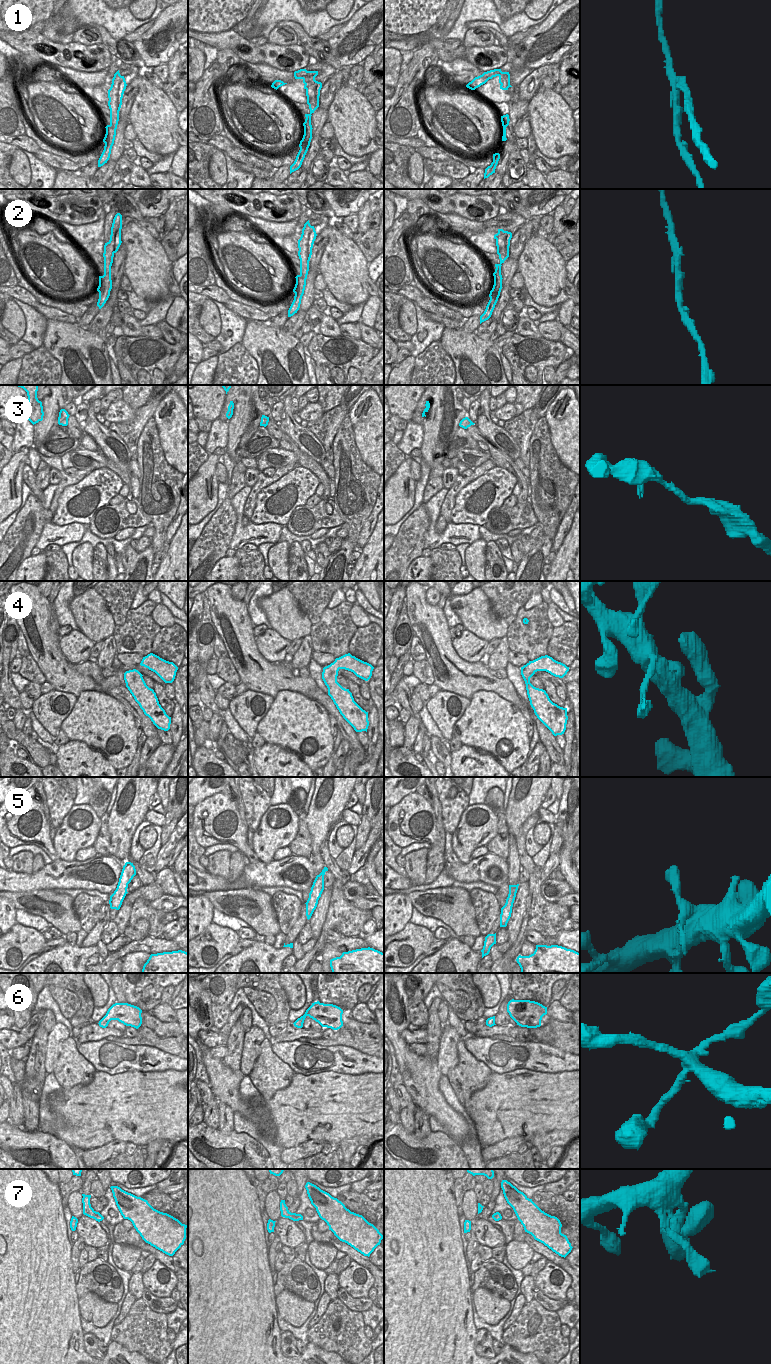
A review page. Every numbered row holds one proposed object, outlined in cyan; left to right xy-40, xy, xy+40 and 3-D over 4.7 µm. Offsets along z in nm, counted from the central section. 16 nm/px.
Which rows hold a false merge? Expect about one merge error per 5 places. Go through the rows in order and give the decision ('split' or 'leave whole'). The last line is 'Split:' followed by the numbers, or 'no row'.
1: split
2: leave whole
3: leave whole
4: leave whole
5: leave whole
6: leave whole
7: leave whole
Split: 1

